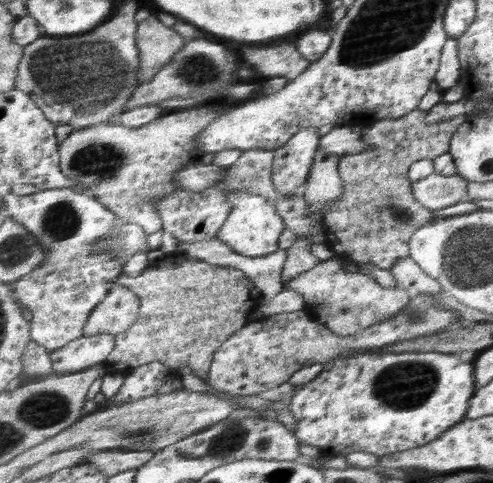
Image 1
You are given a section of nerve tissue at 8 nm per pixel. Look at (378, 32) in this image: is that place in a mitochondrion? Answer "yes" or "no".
yes

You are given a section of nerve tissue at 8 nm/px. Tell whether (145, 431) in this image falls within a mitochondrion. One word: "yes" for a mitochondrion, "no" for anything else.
yes

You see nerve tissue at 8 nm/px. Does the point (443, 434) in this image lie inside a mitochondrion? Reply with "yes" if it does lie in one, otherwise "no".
no

